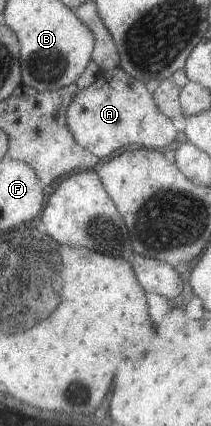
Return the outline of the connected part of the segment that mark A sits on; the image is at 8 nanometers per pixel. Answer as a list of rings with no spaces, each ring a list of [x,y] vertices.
[[[122,67],[99,72],[87,88],[82,88],[67,109],[67,122],[78,143],[100,157],[108,157],[132,143],[163,151],[179,132],[174,120],[159,108],[146,82],[132,77]]]

